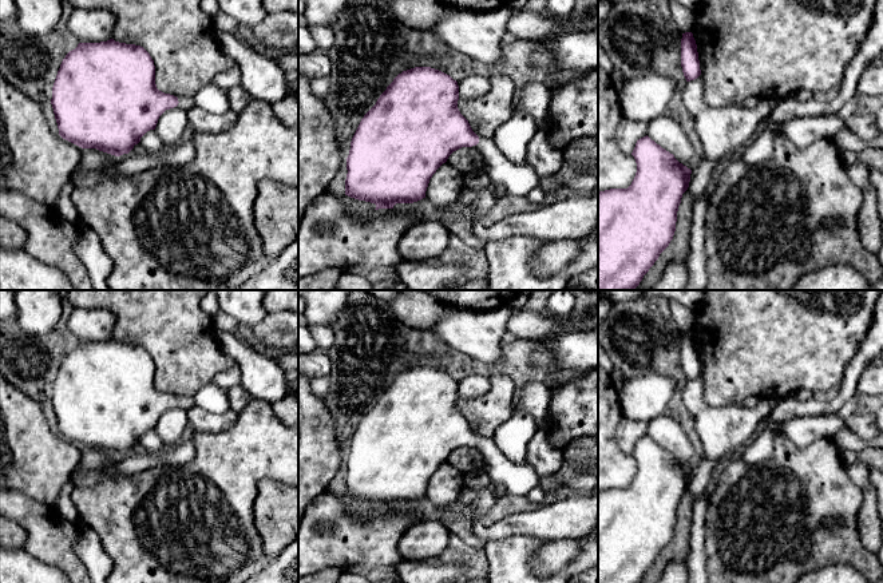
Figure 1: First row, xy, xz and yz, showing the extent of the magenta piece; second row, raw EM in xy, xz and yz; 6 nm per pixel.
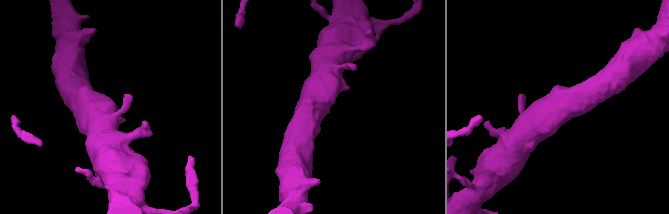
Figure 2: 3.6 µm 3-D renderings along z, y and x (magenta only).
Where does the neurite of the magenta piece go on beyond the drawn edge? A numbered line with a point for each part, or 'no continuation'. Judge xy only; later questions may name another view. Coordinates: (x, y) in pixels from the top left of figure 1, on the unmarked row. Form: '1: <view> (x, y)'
1: xy (186, 403)

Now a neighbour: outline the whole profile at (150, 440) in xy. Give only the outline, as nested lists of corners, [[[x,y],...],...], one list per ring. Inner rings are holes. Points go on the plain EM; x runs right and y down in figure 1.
[[[155,429],[147,431],[139,441],[146,452],[149,453],[159,453],[165,449],[165,445],[161,440],[161,437],[157,435]]]

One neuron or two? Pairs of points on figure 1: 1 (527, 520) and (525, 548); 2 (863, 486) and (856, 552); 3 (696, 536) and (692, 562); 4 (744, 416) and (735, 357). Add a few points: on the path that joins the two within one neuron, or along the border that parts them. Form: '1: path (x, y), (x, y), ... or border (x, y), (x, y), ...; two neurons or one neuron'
1: border (495, 538), (533, 536), (545, 542); two neurons
2: border (846, 467), (850, 480), (862, 494), (858, 524); two neurons
3: path (696, 543), (696, 555); one neuron
4: border (745, 403), (740, 405), (712, 407); two neurons

